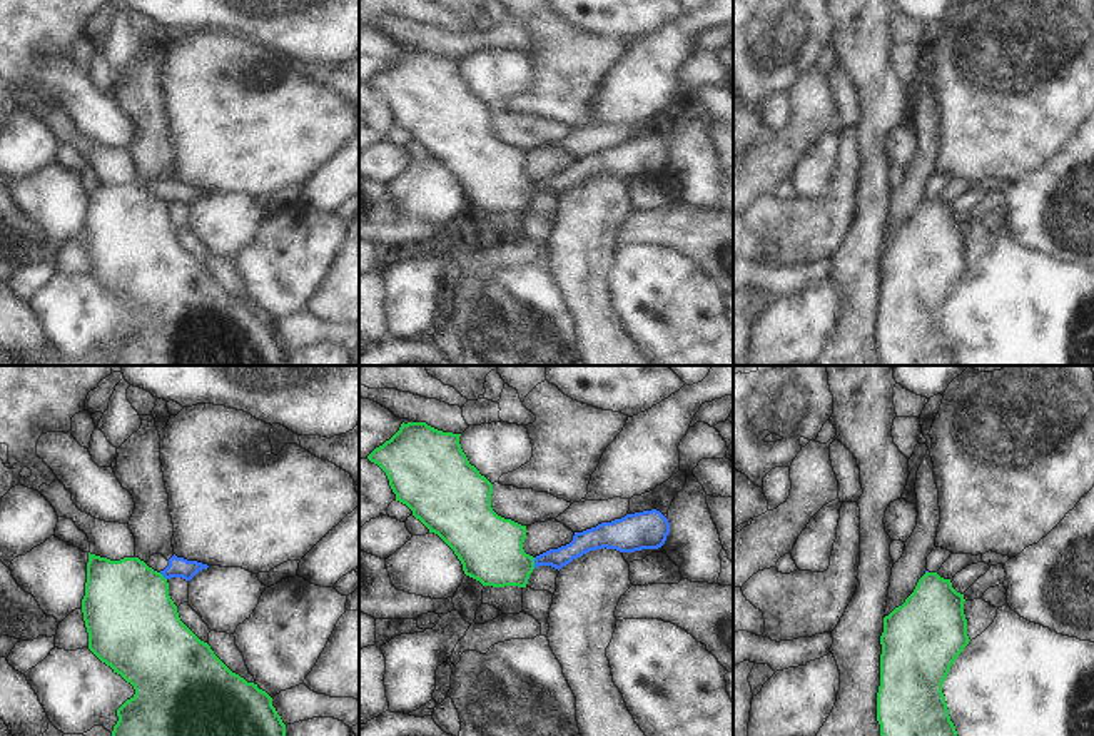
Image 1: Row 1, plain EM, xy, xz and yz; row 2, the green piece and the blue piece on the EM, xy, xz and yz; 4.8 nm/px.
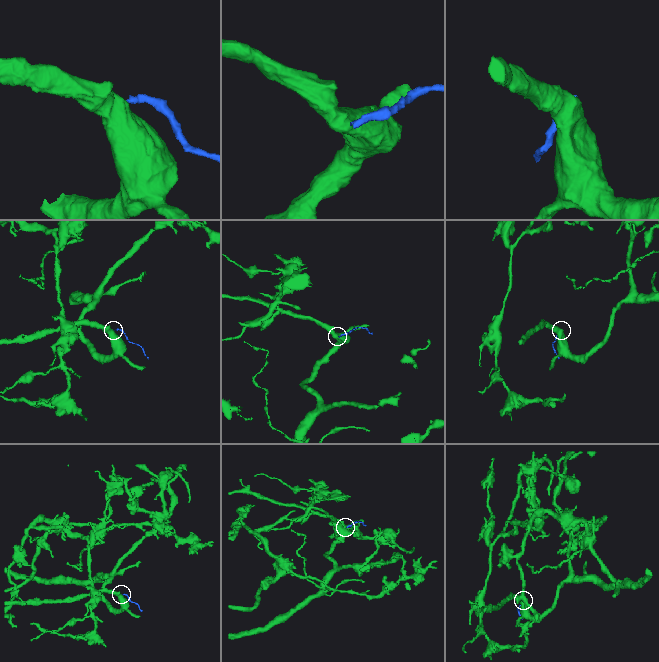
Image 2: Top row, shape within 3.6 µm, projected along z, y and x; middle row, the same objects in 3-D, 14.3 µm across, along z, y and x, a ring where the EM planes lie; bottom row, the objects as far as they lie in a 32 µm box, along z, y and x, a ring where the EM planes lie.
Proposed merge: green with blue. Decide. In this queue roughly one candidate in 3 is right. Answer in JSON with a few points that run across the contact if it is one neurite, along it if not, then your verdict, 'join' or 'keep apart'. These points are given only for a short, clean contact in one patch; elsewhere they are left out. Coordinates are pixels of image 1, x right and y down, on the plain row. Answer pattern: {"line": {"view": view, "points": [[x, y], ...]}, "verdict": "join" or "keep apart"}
{"line": {"view": "xz", "points": [[533, 184], [535, 192]]}, "verdict": "keep apart"}

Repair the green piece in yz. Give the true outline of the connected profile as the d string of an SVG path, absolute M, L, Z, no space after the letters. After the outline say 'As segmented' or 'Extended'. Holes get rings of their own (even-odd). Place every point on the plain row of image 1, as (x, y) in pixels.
M925 199L905 229L884 244L877 319L882 365L959 365L942 310L950 292L970 267L964 229L964 220L952 214L950 205Z. As segmented.

